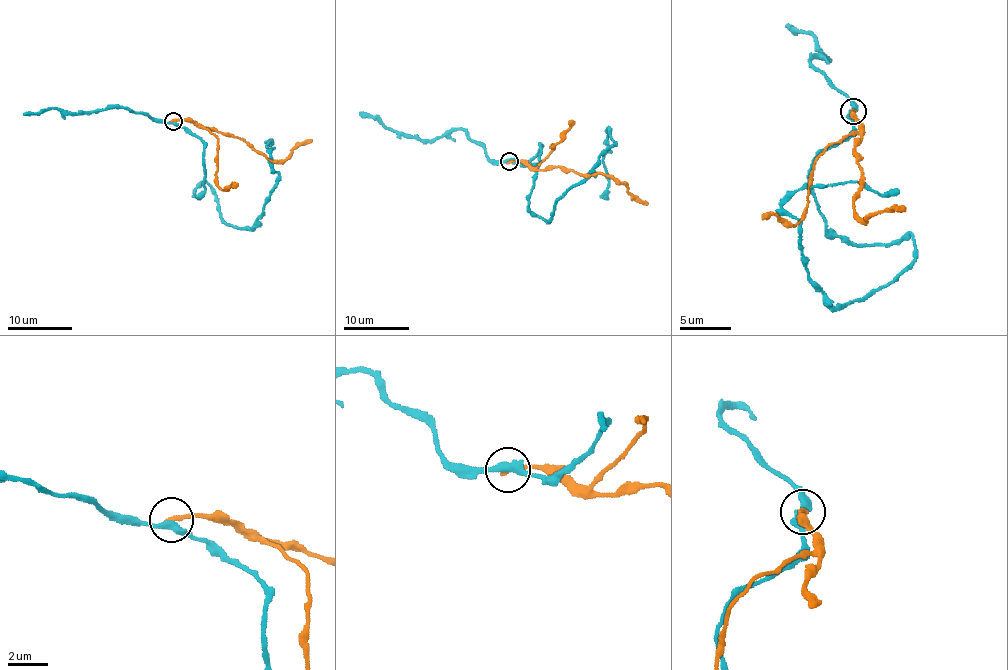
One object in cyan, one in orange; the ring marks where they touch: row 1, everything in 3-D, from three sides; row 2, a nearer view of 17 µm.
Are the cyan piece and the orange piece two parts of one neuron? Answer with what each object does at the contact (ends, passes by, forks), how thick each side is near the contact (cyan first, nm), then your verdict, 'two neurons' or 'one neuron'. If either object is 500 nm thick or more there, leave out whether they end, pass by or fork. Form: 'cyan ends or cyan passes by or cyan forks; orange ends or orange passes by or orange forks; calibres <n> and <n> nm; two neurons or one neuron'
cyan passes by; orange ends; calibres 360 and 220 nm; two neurons

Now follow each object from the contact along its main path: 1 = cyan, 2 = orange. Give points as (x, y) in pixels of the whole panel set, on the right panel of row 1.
1: (852, 111), (812, 196), (828, 226), (910, 235), (915, 257), (837, 308), (782, 205), (898, 189)
2: (852, 111), (861, 129), (856, 147), (860, 188), (854, 209), (859, 218), (904, 208)

